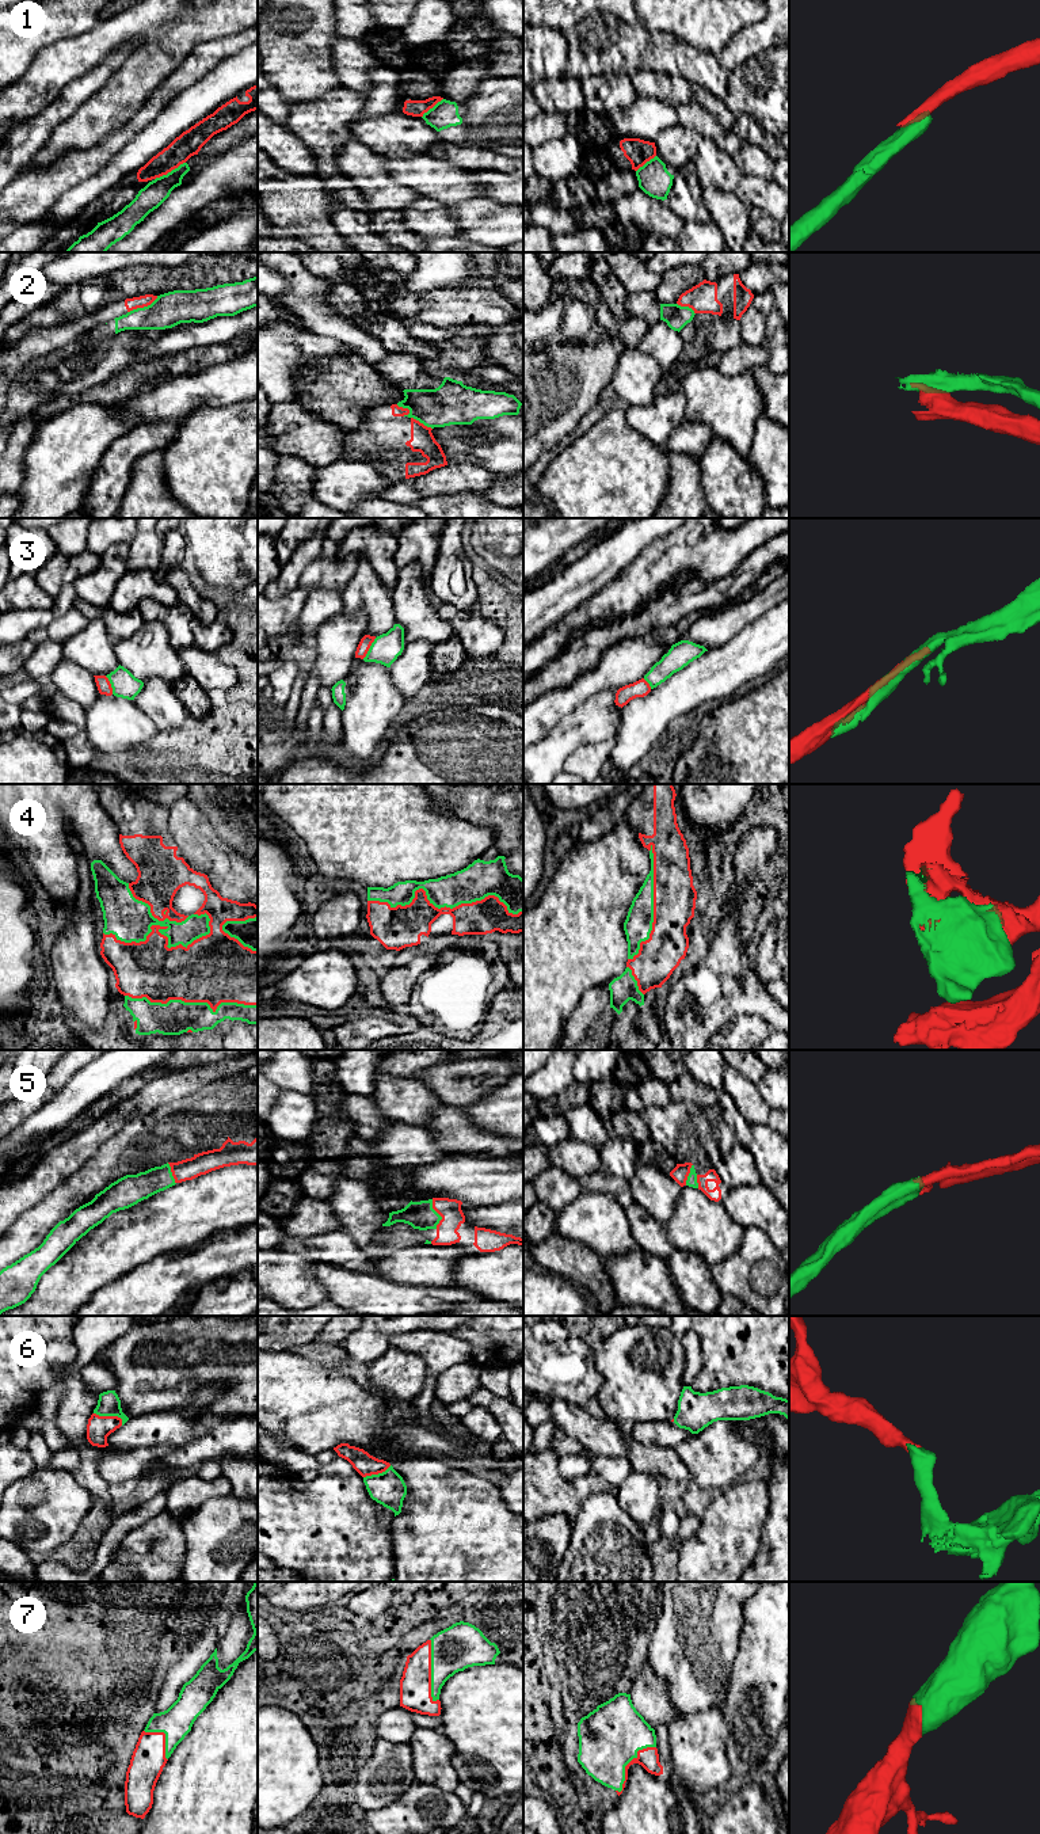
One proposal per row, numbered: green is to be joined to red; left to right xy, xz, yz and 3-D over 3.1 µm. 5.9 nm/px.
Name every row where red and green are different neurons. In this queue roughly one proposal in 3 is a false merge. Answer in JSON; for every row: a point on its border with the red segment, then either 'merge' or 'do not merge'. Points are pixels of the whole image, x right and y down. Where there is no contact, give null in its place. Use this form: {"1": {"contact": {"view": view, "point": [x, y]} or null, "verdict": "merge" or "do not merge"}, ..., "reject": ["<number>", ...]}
{"1": {"contact": {"view": "xy", "point": [170, 171]}, "verdict": "do not merge"}, "2": {"contact": {"view": "xy", "point": [143, 307]}, "verdict": "do not merge"}, "3": {"contact": {"view": "xz", "point": [369, 647]}, "verdict": "merge"}, "4": {"contact": {"view": "xy", "point": [159, 932]}, "verdict": "merge"}, "5": {"contact": {"view": "xz", "point": [438, 1213]}, "verdict": "merge"}, "6": {"contact": {"view": "xy", "point": [110, 1416]}, "verdict": "merge"}, "7": {"contact": {"view": "xz", "point": [430, 1670]}, "verdict": "merge"}, "reject": ["1", "2"]}

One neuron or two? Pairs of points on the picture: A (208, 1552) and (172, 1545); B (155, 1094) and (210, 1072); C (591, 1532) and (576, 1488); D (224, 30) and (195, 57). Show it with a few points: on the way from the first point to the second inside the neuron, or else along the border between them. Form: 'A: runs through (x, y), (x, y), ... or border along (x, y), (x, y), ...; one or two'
A: border along (179, 1524), (183, 1532), (182, 1567); two
B: runs through (168, 1088), (197, 1079); one
C: border along (613, 1495), (590, 1494), (572, 1526); two
D: border along (243, 30), (212, 41); two

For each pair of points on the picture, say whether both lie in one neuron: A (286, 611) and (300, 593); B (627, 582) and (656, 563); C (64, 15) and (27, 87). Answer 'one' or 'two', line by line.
A: one
B: one
C: two

